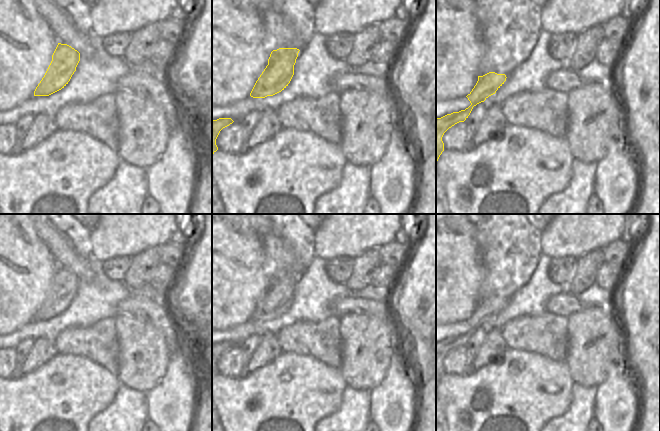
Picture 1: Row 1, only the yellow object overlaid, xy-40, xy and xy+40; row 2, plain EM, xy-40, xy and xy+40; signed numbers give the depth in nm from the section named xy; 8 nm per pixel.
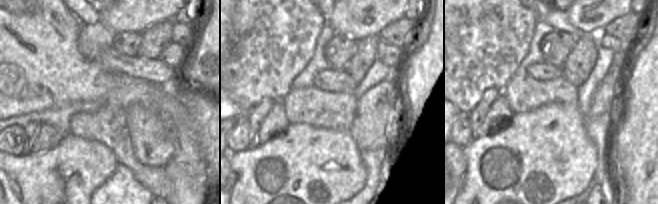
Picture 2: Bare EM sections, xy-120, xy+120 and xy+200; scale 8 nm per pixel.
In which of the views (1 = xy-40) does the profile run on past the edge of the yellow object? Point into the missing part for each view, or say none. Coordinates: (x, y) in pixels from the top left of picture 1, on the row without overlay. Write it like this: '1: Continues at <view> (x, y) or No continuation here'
1: No continuation here.

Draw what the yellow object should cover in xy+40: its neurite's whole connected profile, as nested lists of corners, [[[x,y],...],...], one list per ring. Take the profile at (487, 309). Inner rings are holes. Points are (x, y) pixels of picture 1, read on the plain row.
[[[489,296],[483,300],[478,300],[476,309],[466,320],[471,329],[465,334],[453,336],[436,343],[436,387],[444,375],[444,367],[442,365],[444,357],[455,348],[464,346],[470,339],[473,331],[495,318],[504,308],[506,302],[505,298],[497,298],[495,296]]]

